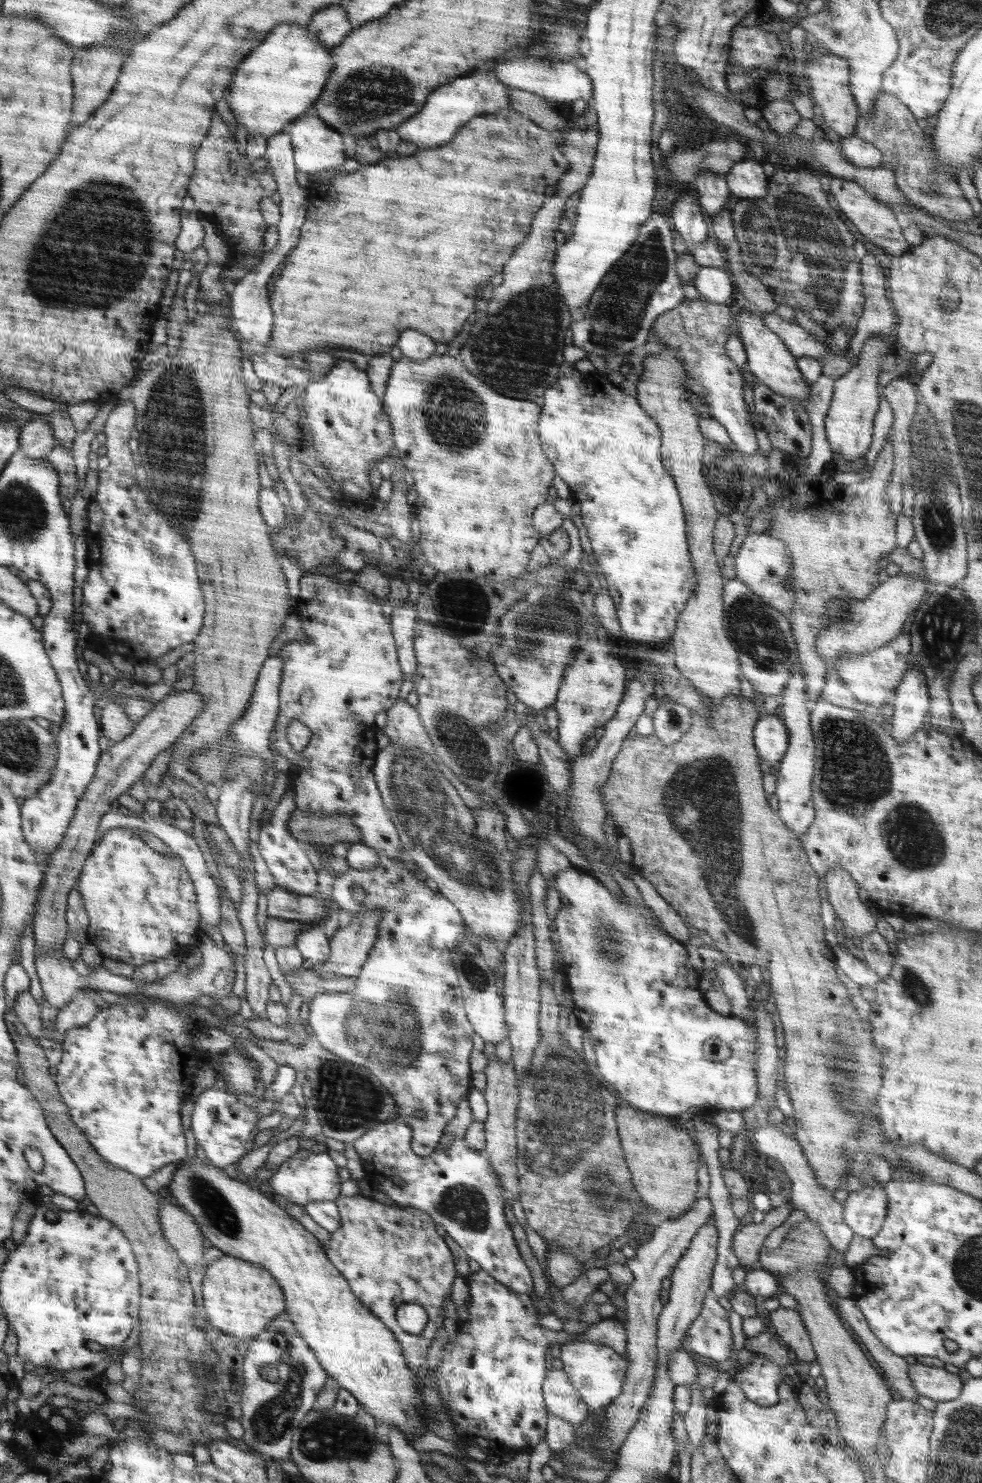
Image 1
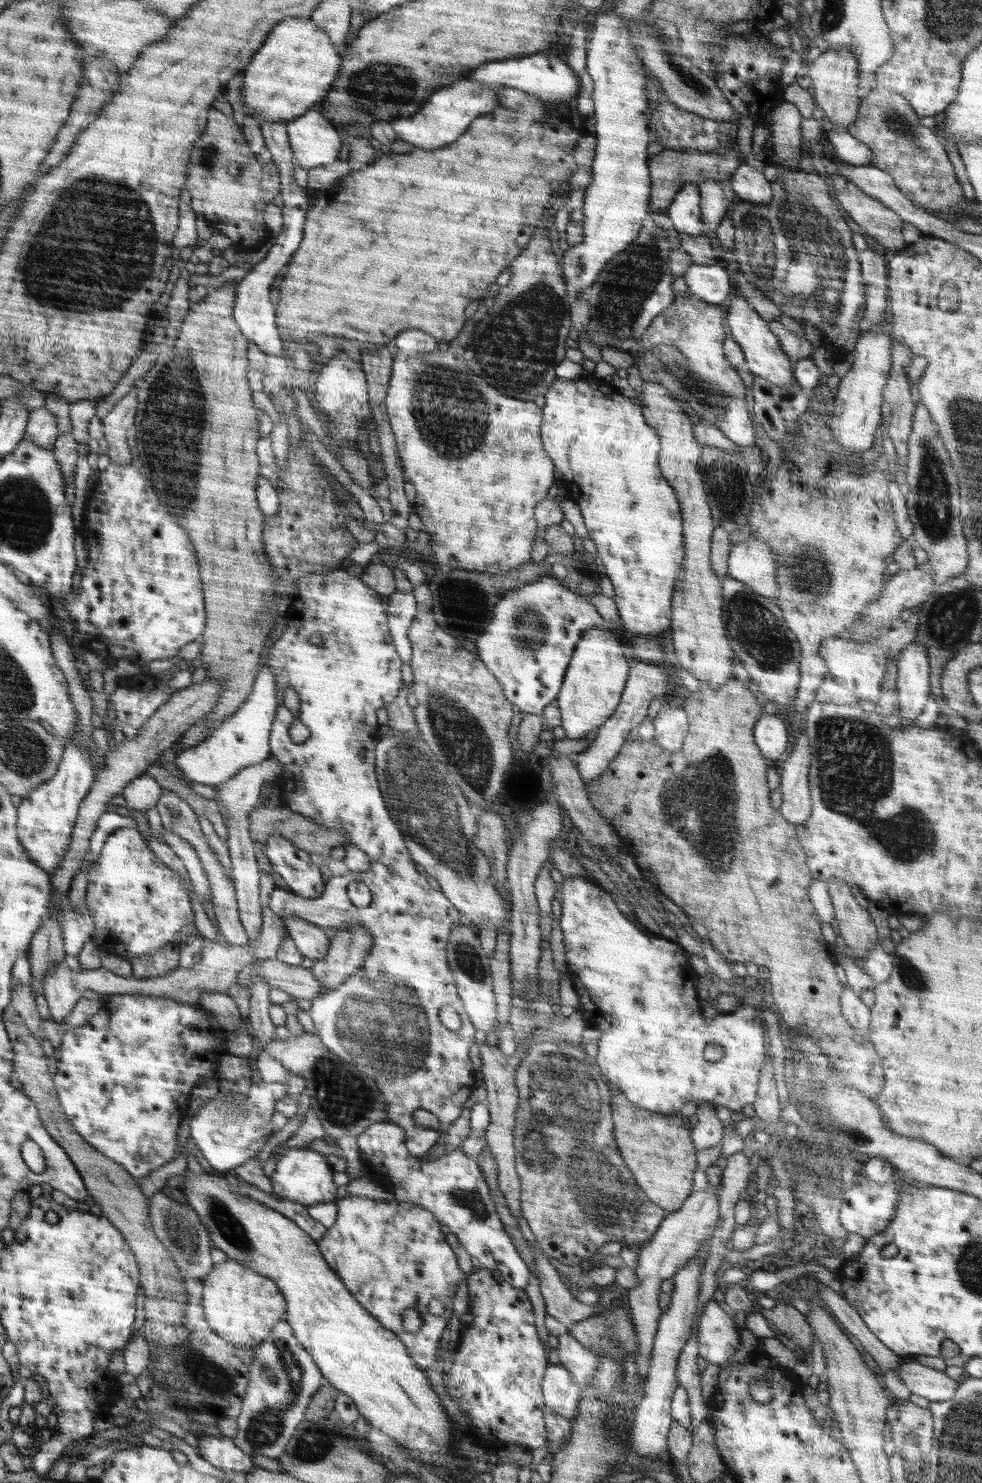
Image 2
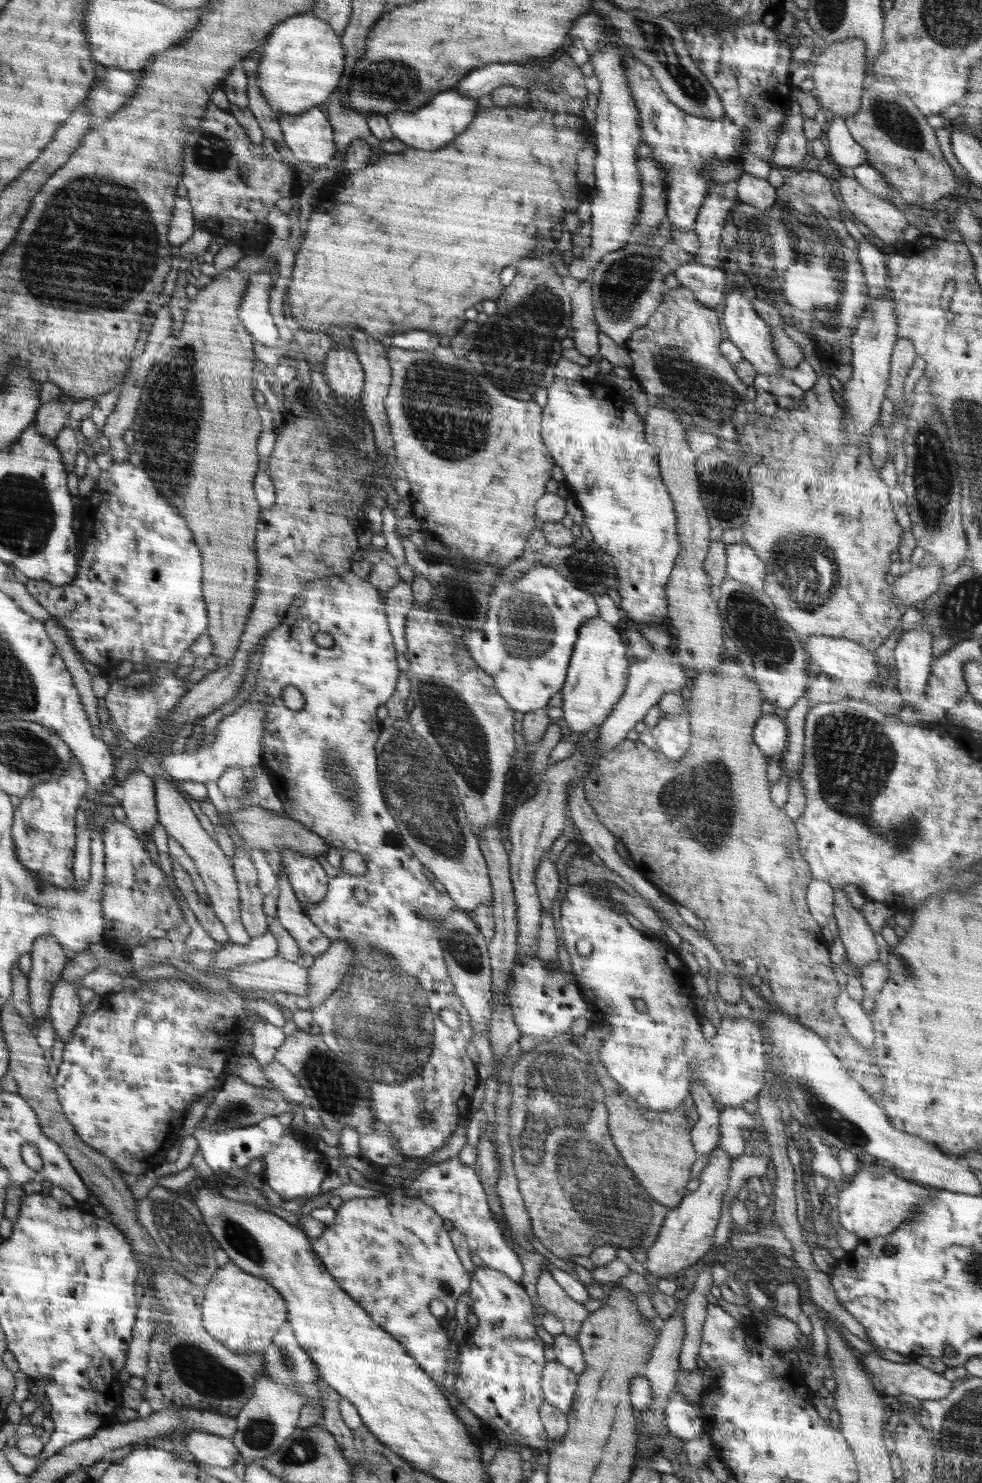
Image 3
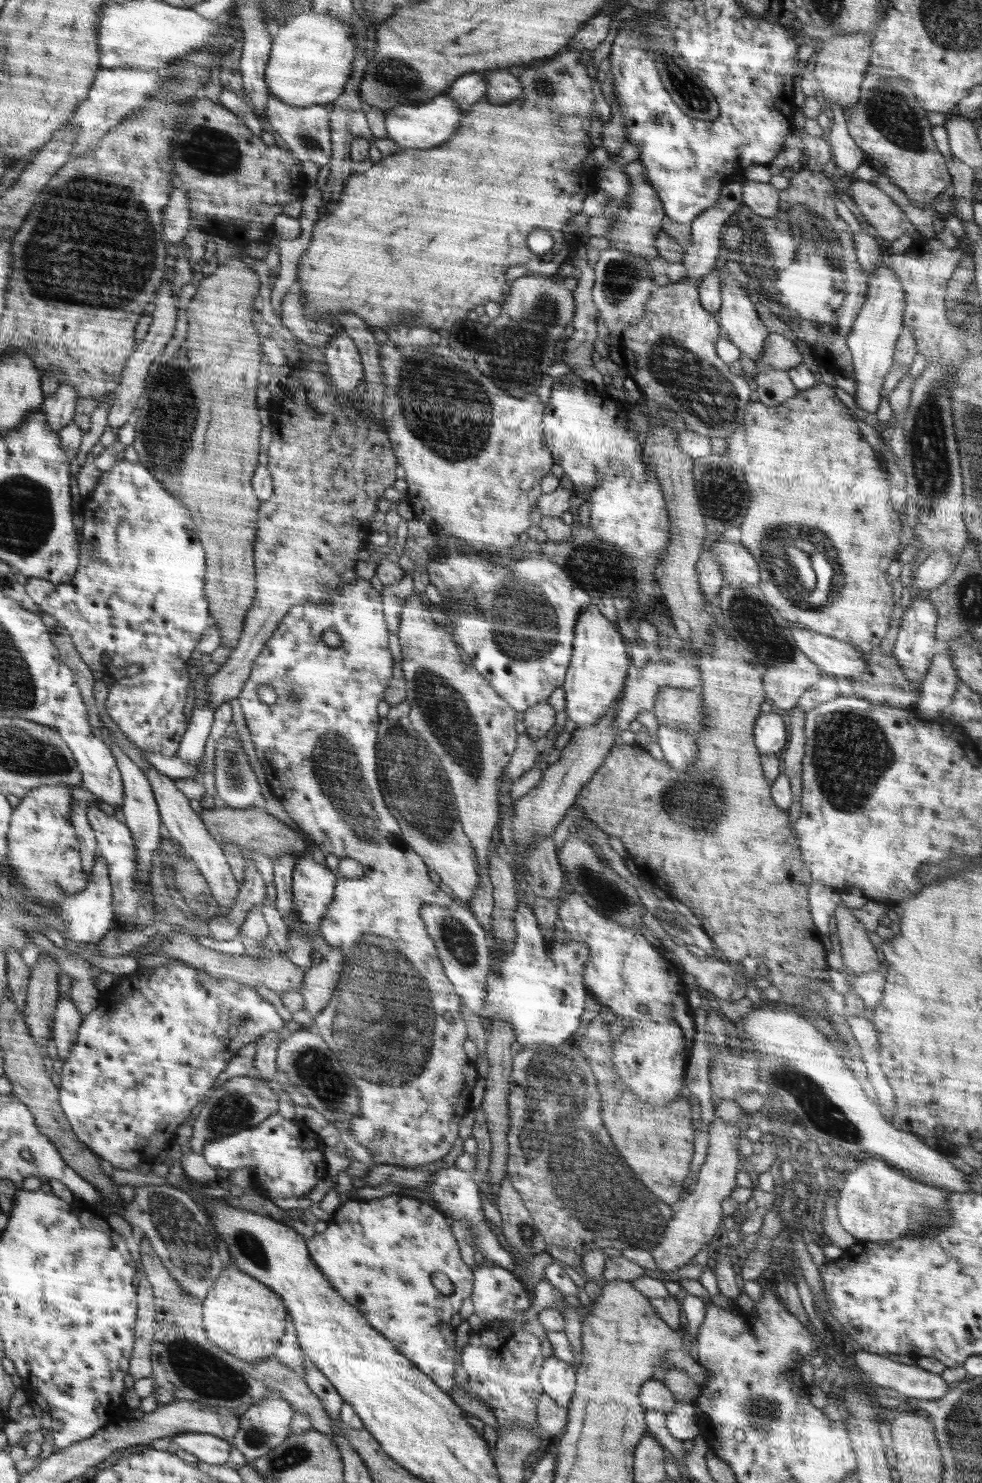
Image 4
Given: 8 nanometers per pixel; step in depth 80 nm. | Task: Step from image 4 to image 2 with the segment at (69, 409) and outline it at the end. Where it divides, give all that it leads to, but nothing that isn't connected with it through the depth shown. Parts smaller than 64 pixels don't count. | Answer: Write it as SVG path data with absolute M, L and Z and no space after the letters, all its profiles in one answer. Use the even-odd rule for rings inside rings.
M46 407L31 411L25 436L40 448L52 450L59 438L57 416Z

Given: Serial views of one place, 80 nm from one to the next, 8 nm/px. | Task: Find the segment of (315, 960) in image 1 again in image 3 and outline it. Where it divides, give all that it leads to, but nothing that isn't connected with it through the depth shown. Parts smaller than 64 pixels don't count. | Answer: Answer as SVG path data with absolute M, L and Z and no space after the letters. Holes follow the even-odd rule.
M282 865L278 867L275 892L277 918L294 937L302 954L312 955L315 958L323 955L333 941L300 908L294 889Z

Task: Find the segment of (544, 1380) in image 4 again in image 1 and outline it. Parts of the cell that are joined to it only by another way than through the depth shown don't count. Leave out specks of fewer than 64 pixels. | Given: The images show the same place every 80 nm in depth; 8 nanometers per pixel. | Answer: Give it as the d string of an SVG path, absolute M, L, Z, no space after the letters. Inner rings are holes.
M553 1368L547 1376L543 1397L547 1399L548 1410L574 1428L584 1422L590 1411L563 1369Z

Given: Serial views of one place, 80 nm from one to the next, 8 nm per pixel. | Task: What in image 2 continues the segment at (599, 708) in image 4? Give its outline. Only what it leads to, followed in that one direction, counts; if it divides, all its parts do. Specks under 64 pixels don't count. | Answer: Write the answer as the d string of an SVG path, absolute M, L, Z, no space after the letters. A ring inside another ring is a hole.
M590 628L583 633L575 648L562 691L558 695L562 728L570 740L585 738L588 732L602 726L618 707L624 692L624 682L628 678L628 664L620 642L608 630Z

